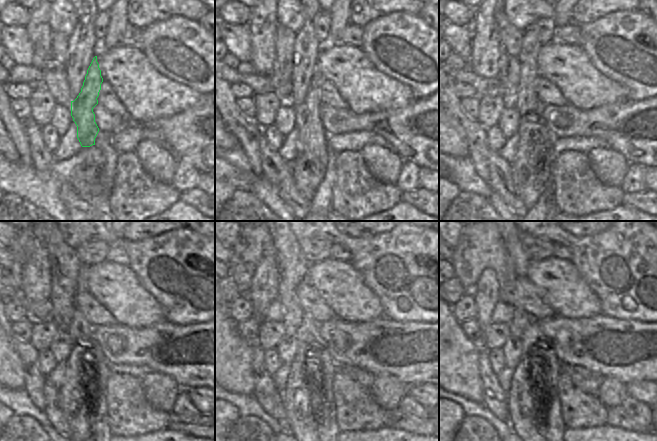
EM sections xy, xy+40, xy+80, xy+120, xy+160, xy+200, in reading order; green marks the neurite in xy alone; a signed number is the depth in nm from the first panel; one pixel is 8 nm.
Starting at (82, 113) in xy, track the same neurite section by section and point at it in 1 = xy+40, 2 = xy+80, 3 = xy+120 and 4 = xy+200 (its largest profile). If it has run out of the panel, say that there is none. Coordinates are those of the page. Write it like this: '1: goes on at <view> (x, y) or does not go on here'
1: goes on at xy+40 (312, 139)
2: goes on at xy+80 (537, 139)
3: goes on at xy+120 (90, 362)
4: goes on at xy+200 (544, 367)

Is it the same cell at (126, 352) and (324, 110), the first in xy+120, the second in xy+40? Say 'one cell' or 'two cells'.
one cell

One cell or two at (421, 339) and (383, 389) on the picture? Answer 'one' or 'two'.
two

